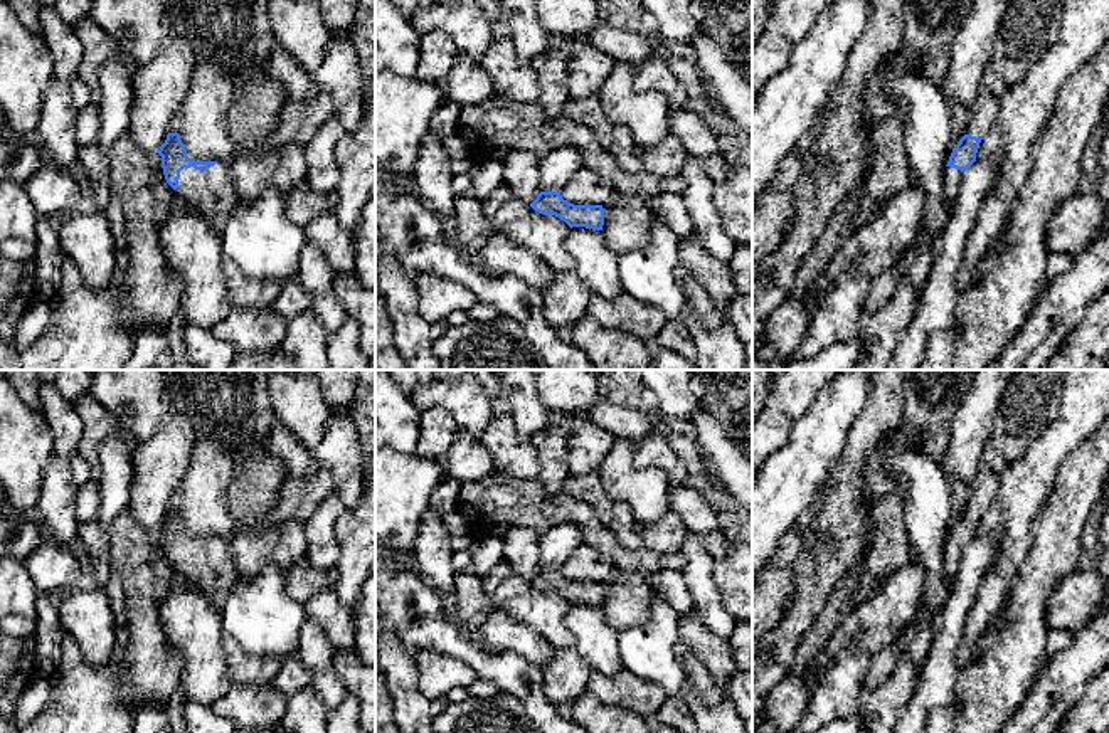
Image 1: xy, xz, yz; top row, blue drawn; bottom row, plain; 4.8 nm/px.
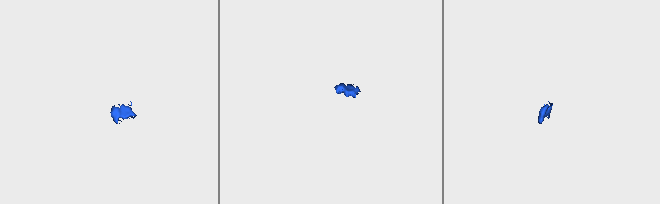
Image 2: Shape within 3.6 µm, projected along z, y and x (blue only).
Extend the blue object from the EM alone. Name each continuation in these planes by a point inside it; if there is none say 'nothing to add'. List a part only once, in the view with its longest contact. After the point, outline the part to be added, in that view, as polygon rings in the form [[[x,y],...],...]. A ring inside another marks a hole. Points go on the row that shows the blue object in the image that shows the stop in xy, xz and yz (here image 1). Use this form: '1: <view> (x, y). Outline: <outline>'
1: xy (212, 192). Outline: [[[217,161],[207,170],[183,168],[177,193],[205,217],[217,234],[222,234],[237,202],[232,165]]]
2: yz (1029, 29). Outline: [[[1011,0],[988,61],[964,134],[983,138],[996,124],[1001,96],[1021,82],[1053,44],[1064,0]]]

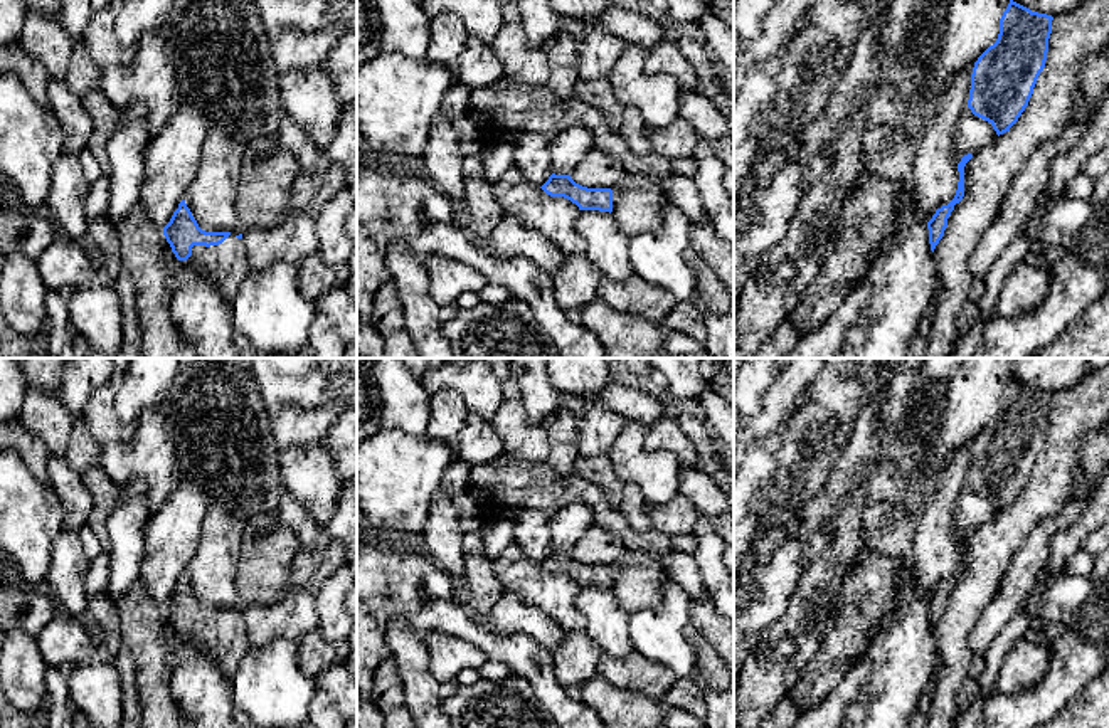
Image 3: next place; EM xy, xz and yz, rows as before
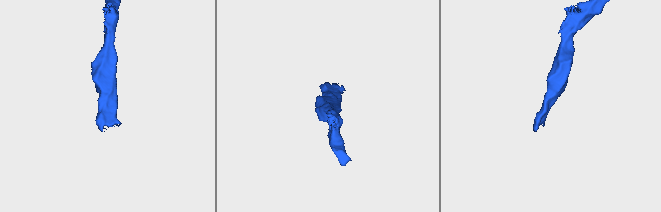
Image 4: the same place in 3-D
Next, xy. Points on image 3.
1: xy (226, 264). Outline: [[[231,234],[219,245],[194,245],[188,261],[232,304],[241,281],[249,272],[244,240]]]

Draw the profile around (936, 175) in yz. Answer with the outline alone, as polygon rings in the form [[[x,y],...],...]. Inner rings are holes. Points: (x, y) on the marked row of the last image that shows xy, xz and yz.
[[[974,62],[942,92],[924,136],[915,143],[912,182],[917,200],[902,217],[907,222],[927,224],[936,210],[956,195],[959,171],[952,158],[952,145],[961,113],[968,106],[973,67]]]

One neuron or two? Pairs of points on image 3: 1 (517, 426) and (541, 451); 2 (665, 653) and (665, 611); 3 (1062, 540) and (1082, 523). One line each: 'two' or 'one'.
1: one
2: one
3: one

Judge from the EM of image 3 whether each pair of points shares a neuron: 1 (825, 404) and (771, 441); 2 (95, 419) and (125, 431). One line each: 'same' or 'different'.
1: different
2: same

